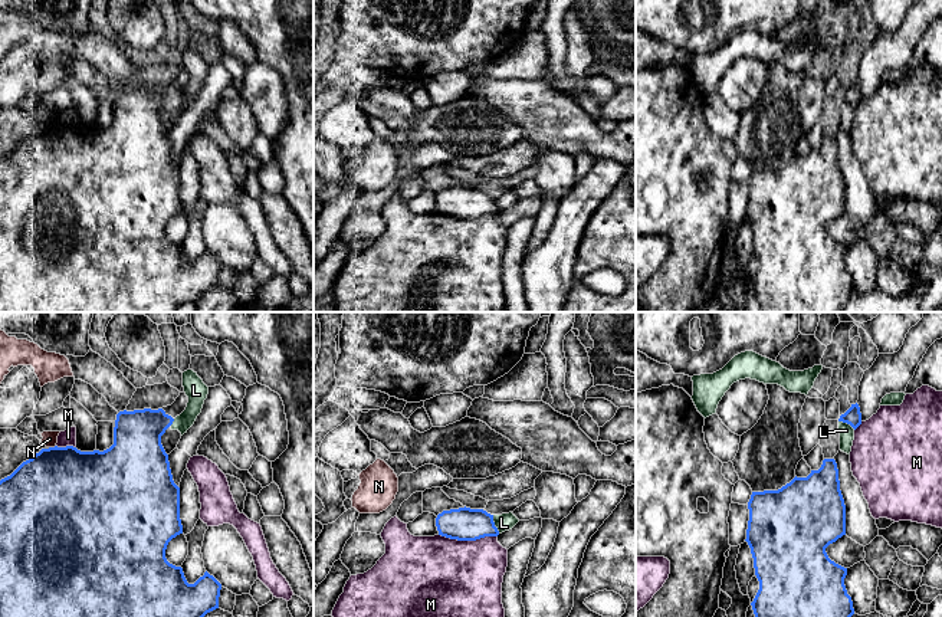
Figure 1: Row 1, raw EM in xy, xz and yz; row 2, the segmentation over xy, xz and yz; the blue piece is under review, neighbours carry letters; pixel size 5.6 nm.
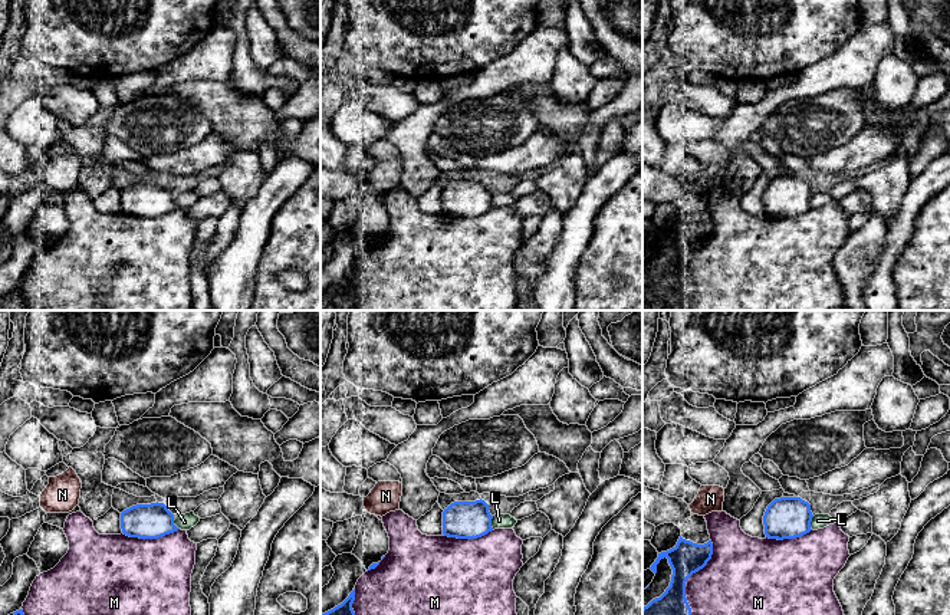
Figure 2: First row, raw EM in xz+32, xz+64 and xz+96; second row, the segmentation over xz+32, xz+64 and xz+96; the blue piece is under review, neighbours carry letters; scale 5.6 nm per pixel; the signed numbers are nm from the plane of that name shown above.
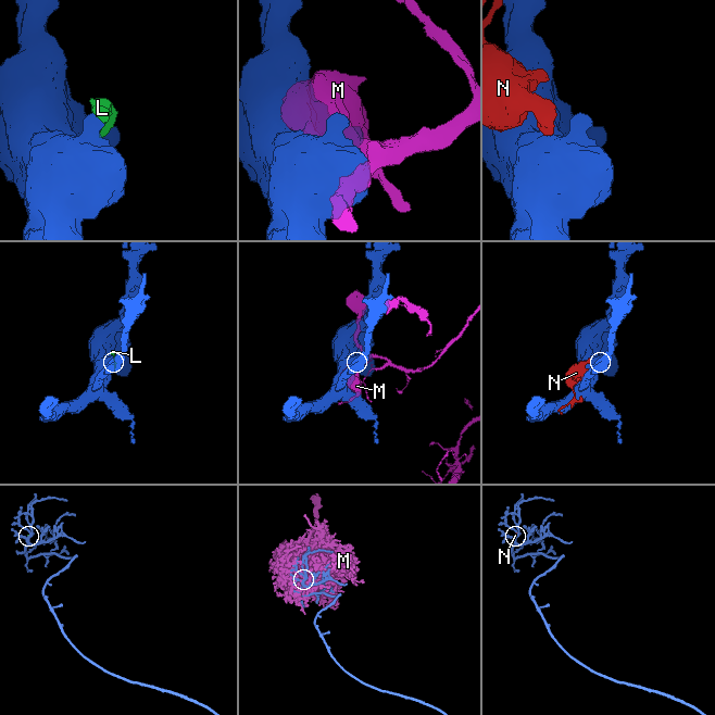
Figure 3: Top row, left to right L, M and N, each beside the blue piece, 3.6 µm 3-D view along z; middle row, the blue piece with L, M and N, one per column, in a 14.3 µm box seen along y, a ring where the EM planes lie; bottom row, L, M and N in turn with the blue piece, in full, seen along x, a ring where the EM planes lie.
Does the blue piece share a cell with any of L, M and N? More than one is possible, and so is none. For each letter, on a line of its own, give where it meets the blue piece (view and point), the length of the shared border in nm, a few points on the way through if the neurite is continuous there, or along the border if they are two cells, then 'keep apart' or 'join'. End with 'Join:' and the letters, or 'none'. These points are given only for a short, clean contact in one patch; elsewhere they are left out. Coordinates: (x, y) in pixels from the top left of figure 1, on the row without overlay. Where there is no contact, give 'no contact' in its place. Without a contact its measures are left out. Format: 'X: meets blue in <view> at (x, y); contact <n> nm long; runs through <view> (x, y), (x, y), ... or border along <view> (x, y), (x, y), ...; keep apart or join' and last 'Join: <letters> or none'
L: meets blue in xz at (494, 202); contact 110 nm long; border along xz (492, 193), (494, 203), (499, 210); keep apart
M: meets blue in xz at (468, 217); contact 320 nm long; keep apart
N: meets blue in xy at (52, 125); contact 40 nm long; keep apart
Join: none

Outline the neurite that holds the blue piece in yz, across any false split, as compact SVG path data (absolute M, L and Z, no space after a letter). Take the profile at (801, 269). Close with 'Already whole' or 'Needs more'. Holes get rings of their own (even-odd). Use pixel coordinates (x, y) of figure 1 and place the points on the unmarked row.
M824 137L818 148L807 155L794 155L778 168L752 170L748 180L749 198L746 220L754 236L759 268L751 280L764 312L841 312L854 292L844 256L847 246L831 239L826 226L846 213L846 183L840 168L834 137Z. Already whole

